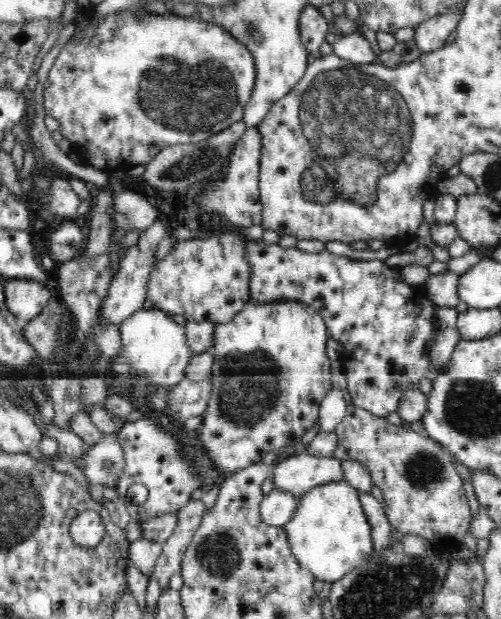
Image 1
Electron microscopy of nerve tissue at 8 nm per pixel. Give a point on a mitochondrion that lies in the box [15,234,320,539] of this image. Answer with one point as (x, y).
(250, 390)

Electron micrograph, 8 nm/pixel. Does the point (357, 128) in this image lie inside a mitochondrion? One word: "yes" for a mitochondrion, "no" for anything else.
yes

